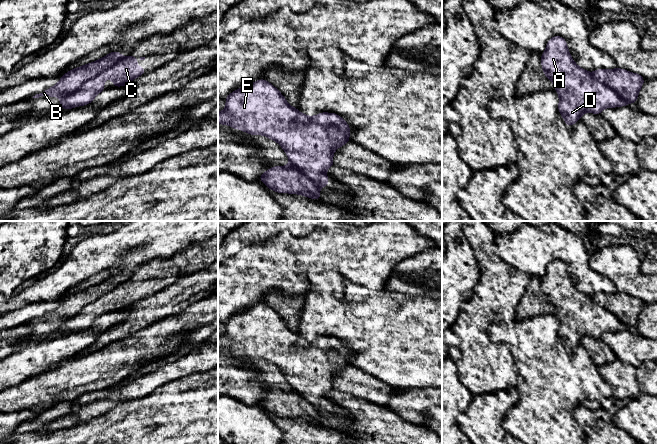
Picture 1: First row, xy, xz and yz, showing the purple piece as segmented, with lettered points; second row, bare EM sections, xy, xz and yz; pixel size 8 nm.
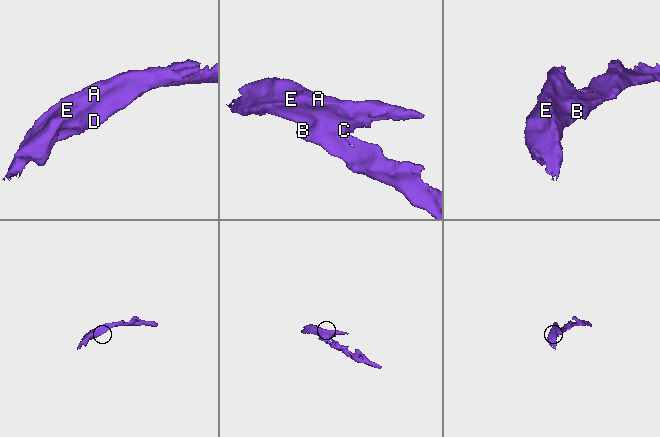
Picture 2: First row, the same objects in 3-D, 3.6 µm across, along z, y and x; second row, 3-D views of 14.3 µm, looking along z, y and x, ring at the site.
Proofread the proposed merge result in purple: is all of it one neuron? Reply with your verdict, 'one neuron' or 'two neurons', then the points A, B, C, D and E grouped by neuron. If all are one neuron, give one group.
two neurons | A C D E / B

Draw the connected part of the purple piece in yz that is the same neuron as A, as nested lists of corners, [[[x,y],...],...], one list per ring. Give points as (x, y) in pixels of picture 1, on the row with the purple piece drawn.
[[[554,36],[549,39],[545,52],[541,54],[541,64],[545,76],[554,84],[559,95],[558,110],[568,127],[580,120],[585,112],[600,115],[605,108],[627,105],[617,92],[597,81],[592,73],[580,68],[573,61],[567,42],[561,36]]]

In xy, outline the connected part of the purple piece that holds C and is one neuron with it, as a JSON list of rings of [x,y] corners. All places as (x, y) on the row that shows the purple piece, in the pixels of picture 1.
[[[132,55],[118,60],[107,70],[86,81],[78,91],[62,97],[59,106],[68,110],[94,101],[95,96],[105,90],[105,78],[115,83],[113,87],[127,85],[146,71],[145,67],[138,67],[136,62],[137,58]]]

